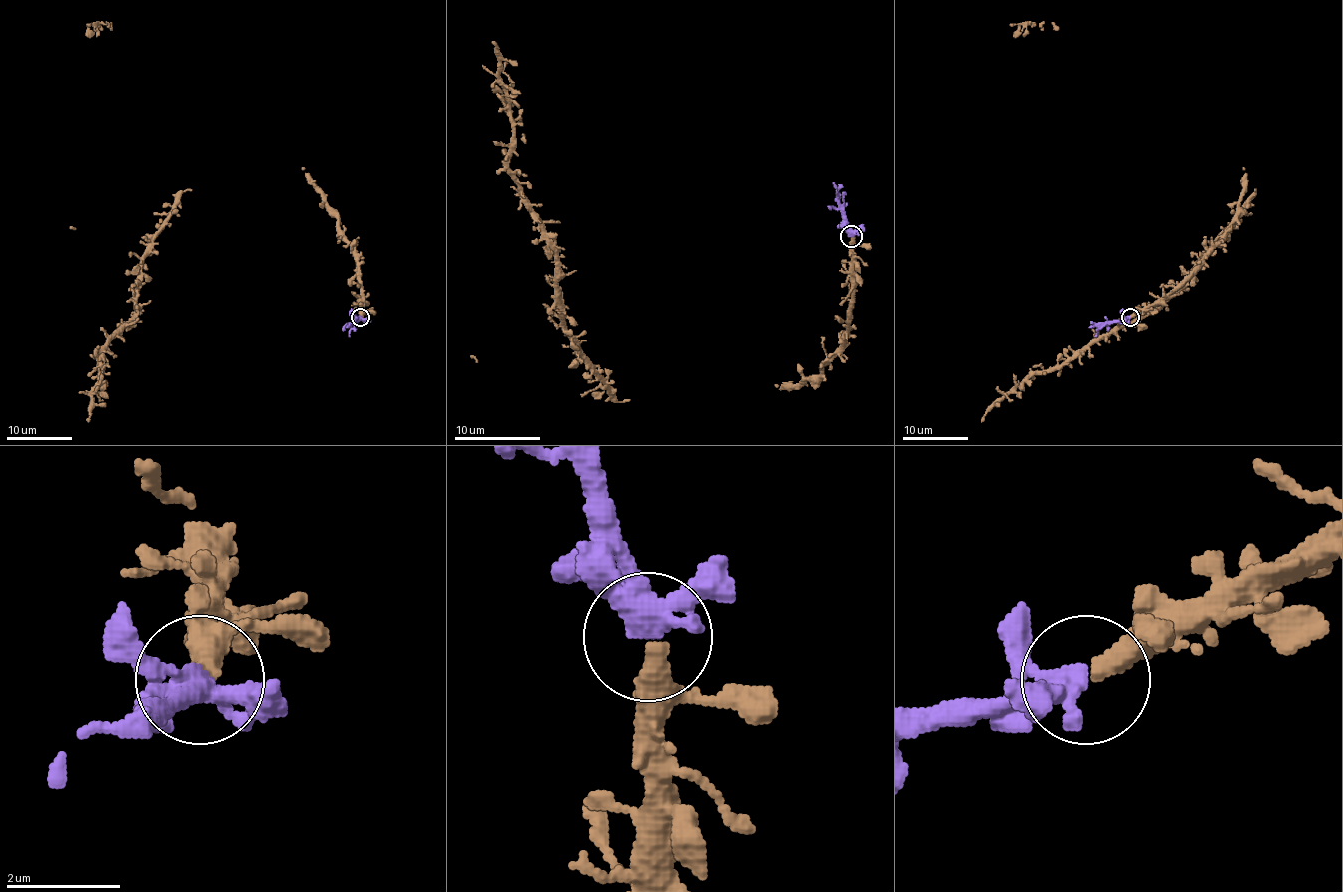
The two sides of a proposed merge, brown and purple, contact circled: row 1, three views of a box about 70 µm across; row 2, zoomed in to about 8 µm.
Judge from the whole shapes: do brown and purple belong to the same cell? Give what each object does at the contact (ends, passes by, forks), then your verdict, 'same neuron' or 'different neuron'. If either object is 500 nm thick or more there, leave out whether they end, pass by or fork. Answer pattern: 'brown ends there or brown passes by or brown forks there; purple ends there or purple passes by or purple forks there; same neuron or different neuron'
brown ends there; purple passes by; same neuron

